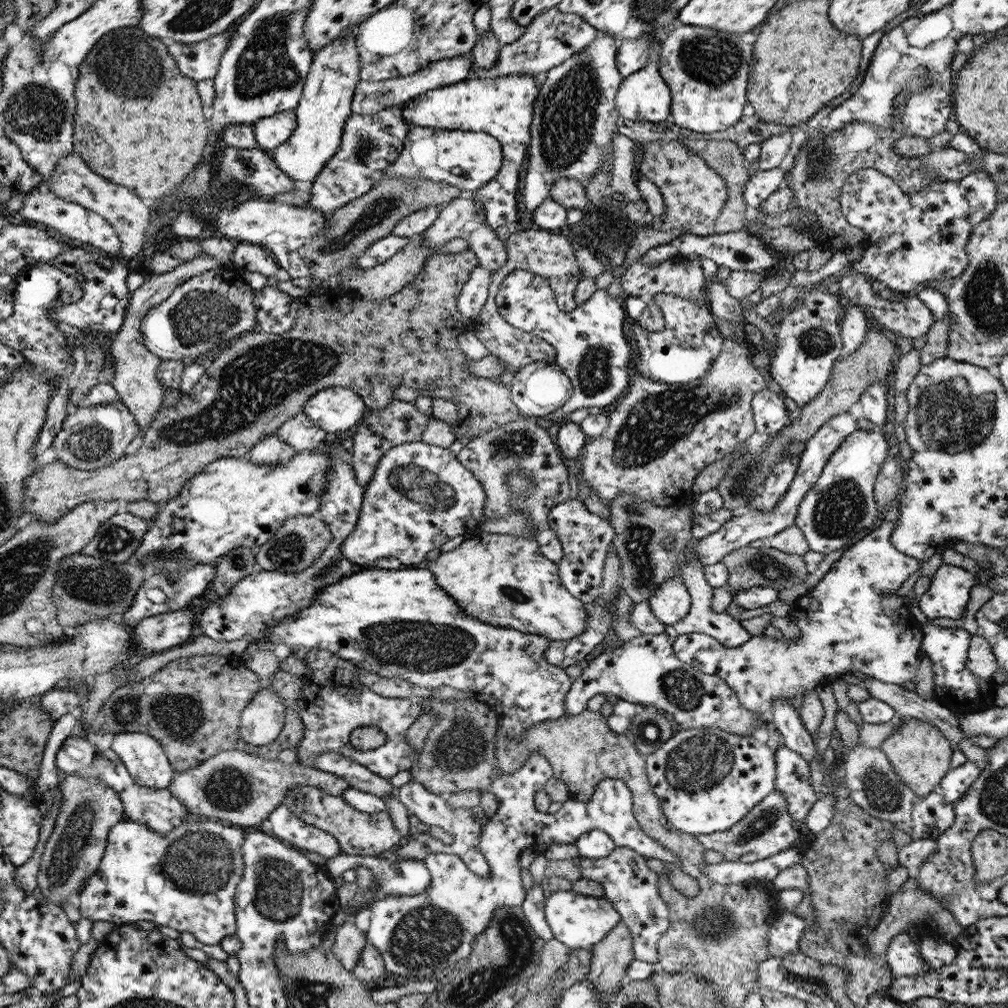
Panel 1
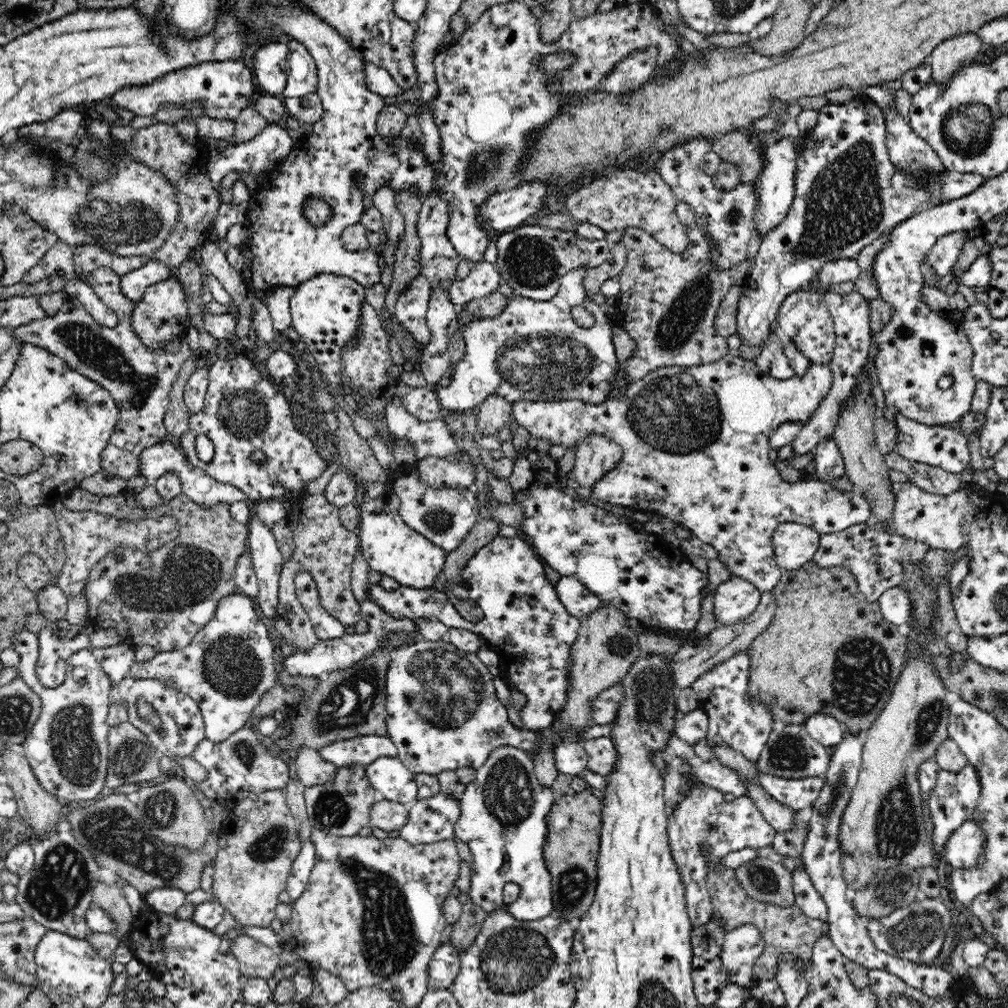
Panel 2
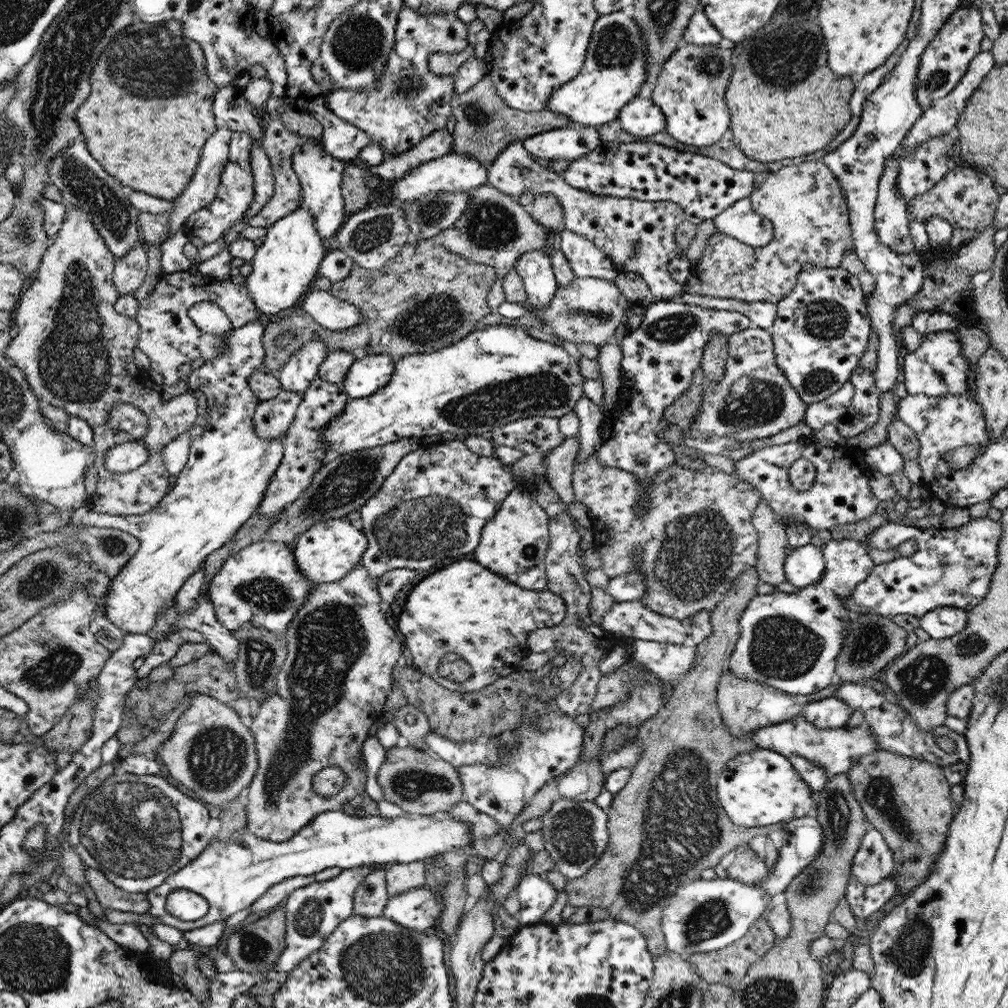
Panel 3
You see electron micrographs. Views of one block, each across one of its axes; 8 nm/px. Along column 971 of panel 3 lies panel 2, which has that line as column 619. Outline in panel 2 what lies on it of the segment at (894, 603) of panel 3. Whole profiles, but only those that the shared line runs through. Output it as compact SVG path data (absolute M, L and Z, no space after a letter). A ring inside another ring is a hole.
M526 450L520 452L518 456L513 458L512 474L508 478L513 488L514 501L522 505L525 516L524 521L520 523L522 532L526 534L526 538L532 542L532 547L536 554L540 556L542 560L548 563L554 570L558 571L561 576L577 577L577 579L594 595L601 599L603 602L611 602L617 606L628 617L636 618L643 622L644 627L648 630L664 629L675 631L692 631L696 628L698 621L701 618L701 604L702 604L702 592L704 588L710 586L710 579L708 579L708 573L700 571L694 567L688 559L688 555L685 554L680 547L676 547L664 537L660 537L653 533L644 532L642 530L636 530L629 524L616 518L612 513L607 512L603 508L600 508L594 504L583 504L580 500L575 500L572 496L566 495L562 487L560 487L560 475L558 461L550 457L549 453L537 452L533 450Z

